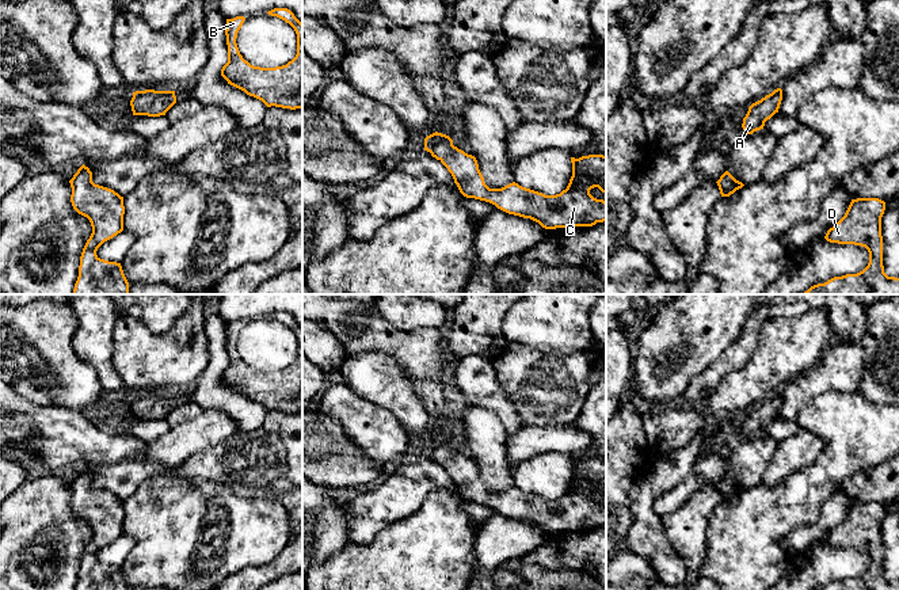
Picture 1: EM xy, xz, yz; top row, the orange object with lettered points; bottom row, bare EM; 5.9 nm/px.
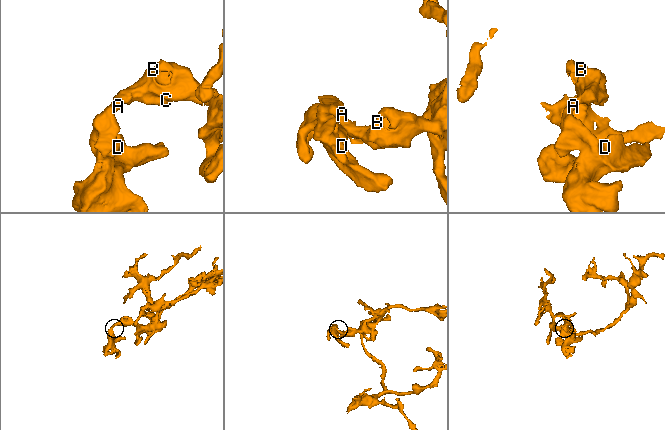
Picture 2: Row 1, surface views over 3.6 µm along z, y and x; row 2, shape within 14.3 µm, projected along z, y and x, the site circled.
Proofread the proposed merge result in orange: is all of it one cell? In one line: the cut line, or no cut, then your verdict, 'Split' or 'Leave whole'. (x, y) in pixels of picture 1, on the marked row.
No split. Leave whole

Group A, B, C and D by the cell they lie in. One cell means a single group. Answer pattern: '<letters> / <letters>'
A B C D

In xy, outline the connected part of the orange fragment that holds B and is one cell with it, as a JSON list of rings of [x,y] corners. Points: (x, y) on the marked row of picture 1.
[[[287,8],[267,12],[289,23],[297,34],[297,54],[286,65],[275,68],[254,66],[243,58],[236,38],[245,18],[226,19],[228,62],[221,76],[228,84],[262,100],[267,107],[302,109],[302,23]]]

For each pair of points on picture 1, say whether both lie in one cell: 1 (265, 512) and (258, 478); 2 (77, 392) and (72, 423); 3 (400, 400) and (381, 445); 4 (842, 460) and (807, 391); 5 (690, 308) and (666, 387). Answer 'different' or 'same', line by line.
1: different
2: different
3: different
4: different
5: same

